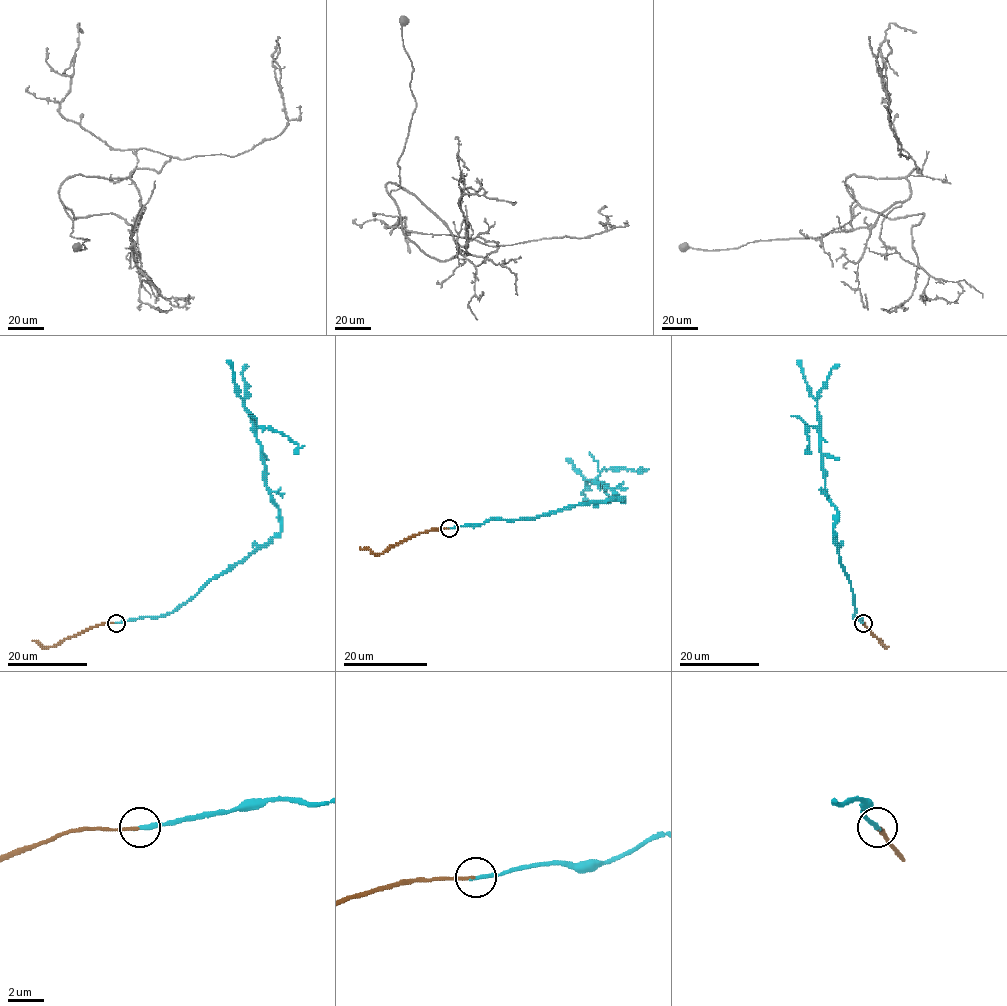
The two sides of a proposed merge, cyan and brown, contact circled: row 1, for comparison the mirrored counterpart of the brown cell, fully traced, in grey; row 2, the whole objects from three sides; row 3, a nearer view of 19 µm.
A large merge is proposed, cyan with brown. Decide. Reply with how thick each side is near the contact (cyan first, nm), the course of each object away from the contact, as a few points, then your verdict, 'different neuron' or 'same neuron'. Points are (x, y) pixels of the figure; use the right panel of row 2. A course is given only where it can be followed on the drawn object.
calibres 240 and 180 nm; course cyan (863, 623), (854, 617), (854, 594), (840, 563), (833, 530), (837, 509), (824, 484), (816, 400), (797, 360); course brown (863, 623), (880, 641); same neuron

